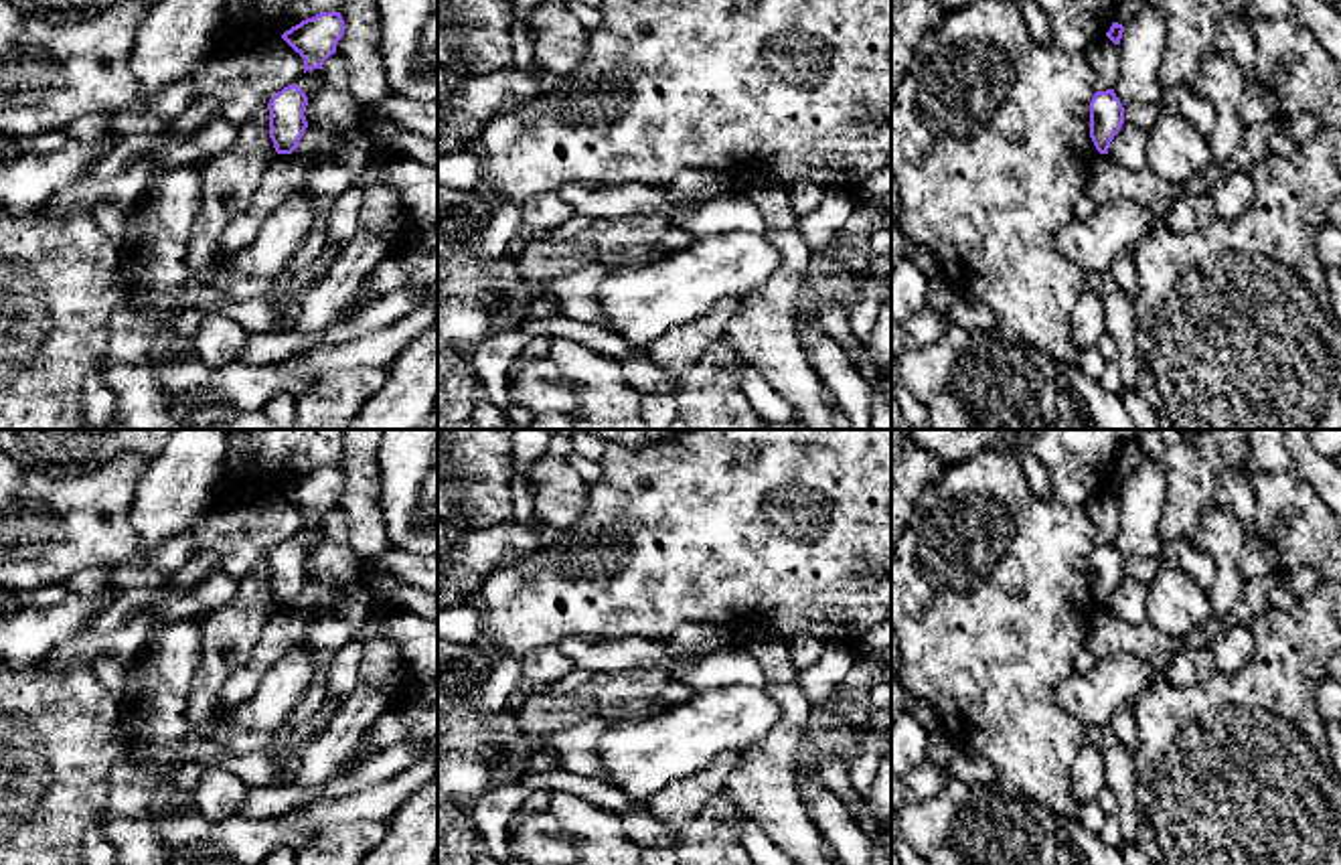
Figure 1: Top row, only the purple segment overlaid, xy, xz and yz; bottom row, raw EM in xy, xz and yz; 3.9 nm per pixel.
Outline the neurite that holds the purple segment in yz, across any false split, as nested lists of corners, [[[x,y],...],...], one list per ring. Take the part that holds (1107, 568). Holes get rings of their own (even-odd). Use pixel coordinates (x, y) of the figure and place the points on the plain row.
[[[1114,543],[1096,545],[1090,555],[1090,592],[1100,608],[1108,608],[1110,596],[1124,577],[1124,561]]]

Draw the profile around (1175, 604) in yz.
[[[1159,563],[1147,596],[1149,624],[1177,640],[1197,632],[1211,616],[1211,594],[1183,569]]]

